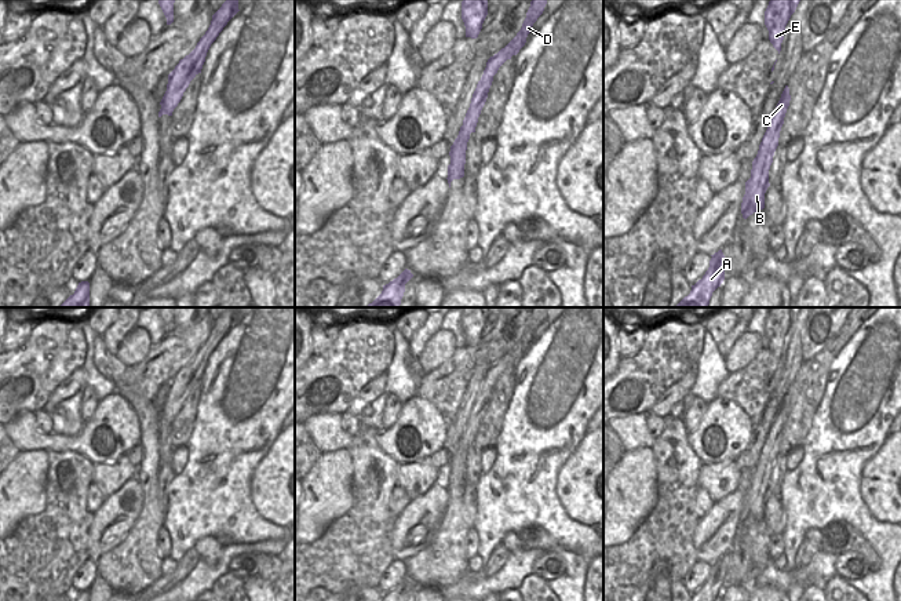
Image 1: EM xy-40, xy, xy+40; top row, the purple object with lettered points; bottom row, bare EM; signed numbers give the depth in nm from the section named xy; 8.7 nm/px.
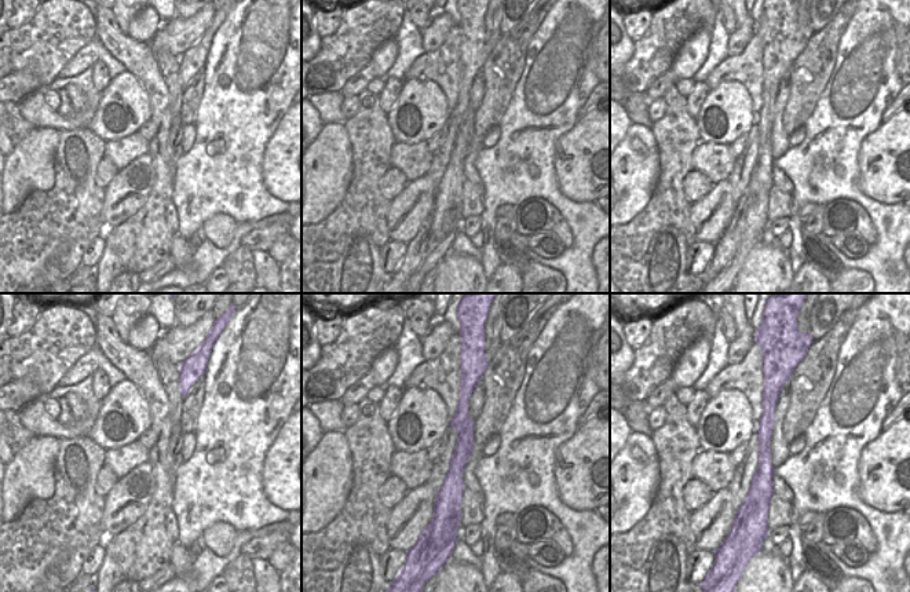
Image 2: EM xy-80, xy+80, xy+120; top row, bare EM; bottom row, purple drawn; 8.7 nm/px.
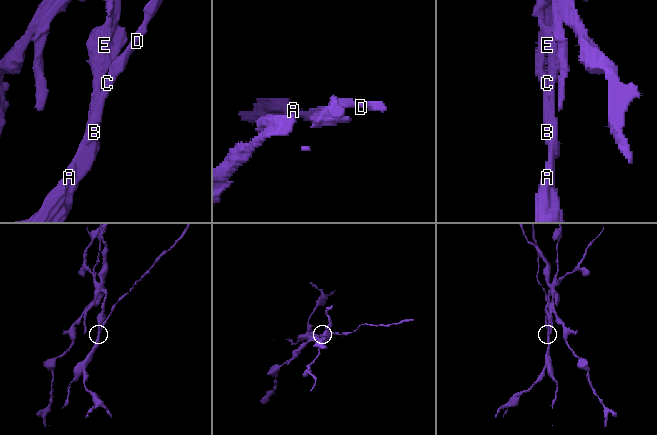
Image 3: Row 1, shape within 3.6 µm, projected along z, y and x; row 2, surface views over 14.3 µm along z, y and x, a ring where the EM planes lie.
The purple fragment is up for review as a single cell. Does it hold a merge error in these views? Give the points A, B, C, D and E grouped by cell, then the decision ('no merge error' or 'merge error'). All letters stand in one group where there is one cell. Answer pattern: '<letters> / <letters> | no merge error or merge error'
A B E / C D | merge error

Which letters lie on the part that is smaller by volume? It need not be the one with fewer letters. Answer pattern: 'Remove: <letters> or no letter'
Remove: C, D

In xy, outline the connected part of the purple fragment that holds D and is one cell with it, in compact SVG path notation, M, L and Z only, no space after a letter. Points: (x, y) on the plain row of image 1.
M533 307L530 310L530 316L526 321L526 327L522 332L521 339L504 357L501 357L497 363L495 363L493 365L488 368L484 383L477 393L477 397L471 407L470 416L463 429L463 434L471 441L475 441L478 426L486 411L488 401L493 390L493 385L497 382L499 376L507 368L511 368L512 364L517 364L519 358L525 354L526 346L532 340L533 332L543 323L547 309L548 307Z

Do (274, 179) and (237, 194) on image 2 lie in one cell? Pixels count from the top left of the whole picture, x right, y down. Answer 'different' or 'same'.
different

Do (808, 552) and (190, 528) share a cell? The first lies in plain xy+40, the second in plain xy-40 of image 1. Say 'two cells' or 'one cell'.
two cells

